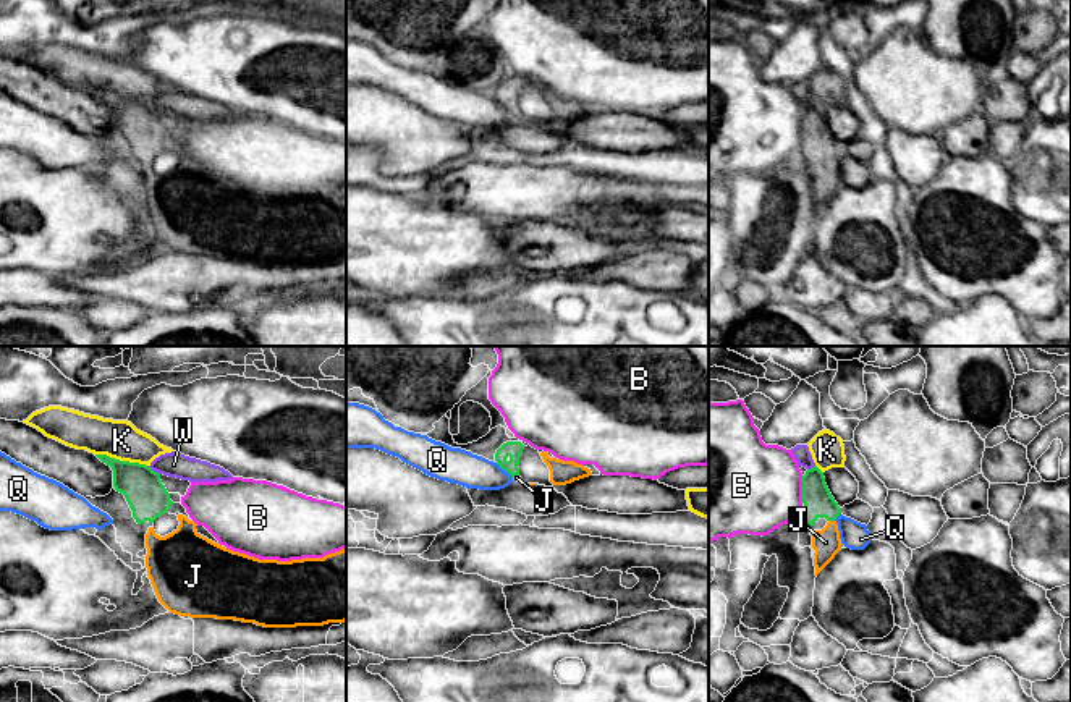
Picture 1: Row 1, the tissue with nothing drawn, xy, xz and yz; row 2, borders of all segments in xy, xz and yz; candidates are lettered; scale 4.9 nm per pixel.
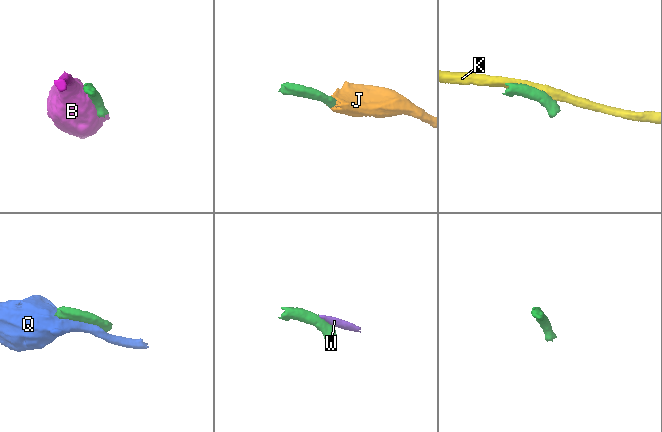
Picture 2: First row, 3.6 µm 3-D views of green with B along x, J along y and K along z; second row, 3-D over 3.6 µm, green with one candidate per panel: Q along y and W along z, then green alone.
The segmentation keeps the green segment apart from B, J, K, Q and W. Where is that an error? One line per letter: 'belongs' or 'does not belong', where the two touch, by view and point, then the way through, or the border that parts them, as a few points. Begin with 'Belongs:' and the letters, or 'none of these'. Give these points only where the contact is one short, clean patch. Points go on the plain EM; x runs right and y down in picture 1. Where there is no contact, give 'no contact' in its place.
Belongs: J
B: does not belong | yz (803, 126) | along yz (801, 114), (803, 139)
J: belongs | yz (832, 157) | across yz (817, 138), (832, 157), (832, 167), (825, 180)
K: does not belong | xy (122, 99)
Q: does not belong | xz (503, 107) | along xz (495, 101), (512, 115)
W: does not belong | xy (154, 109) | along xy (148, 104), (159, 112)

